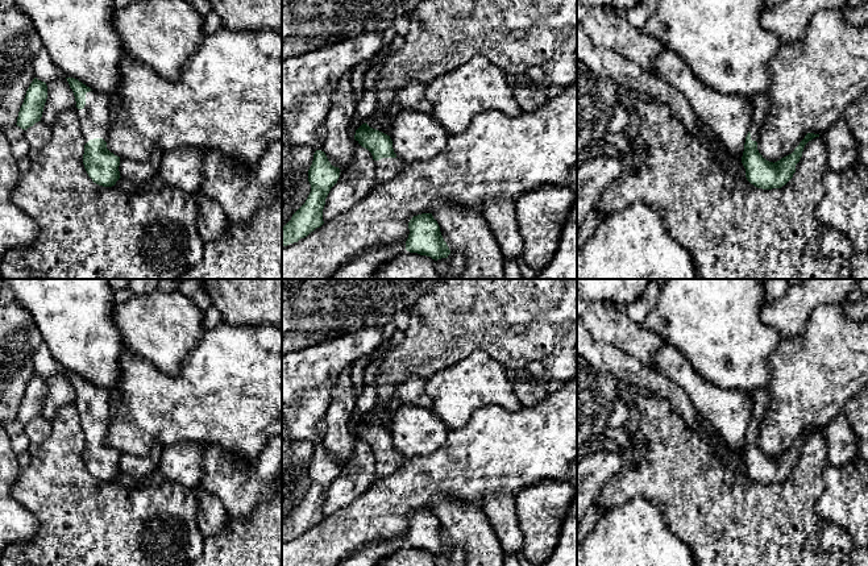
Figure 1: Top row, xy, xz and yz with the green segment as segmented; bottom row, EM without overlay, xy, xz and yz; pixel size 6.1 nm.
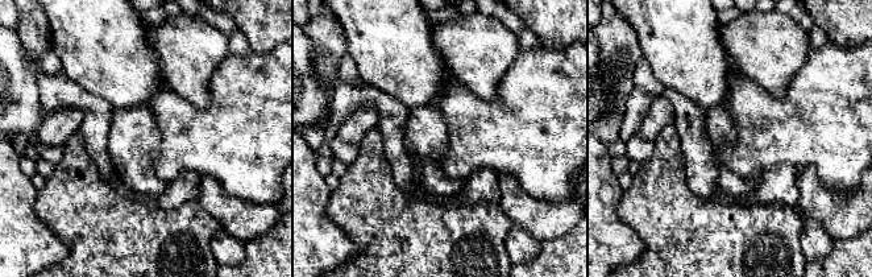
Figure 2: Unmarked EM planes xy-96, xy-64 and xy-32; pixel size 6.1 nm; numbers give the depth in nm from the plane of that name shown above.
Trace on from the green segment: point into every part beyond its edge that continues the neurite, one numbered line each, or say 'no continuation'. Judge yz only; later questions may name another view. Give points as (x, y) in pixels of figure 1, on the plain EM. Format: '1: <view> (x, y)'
1: yz (760, 399)

